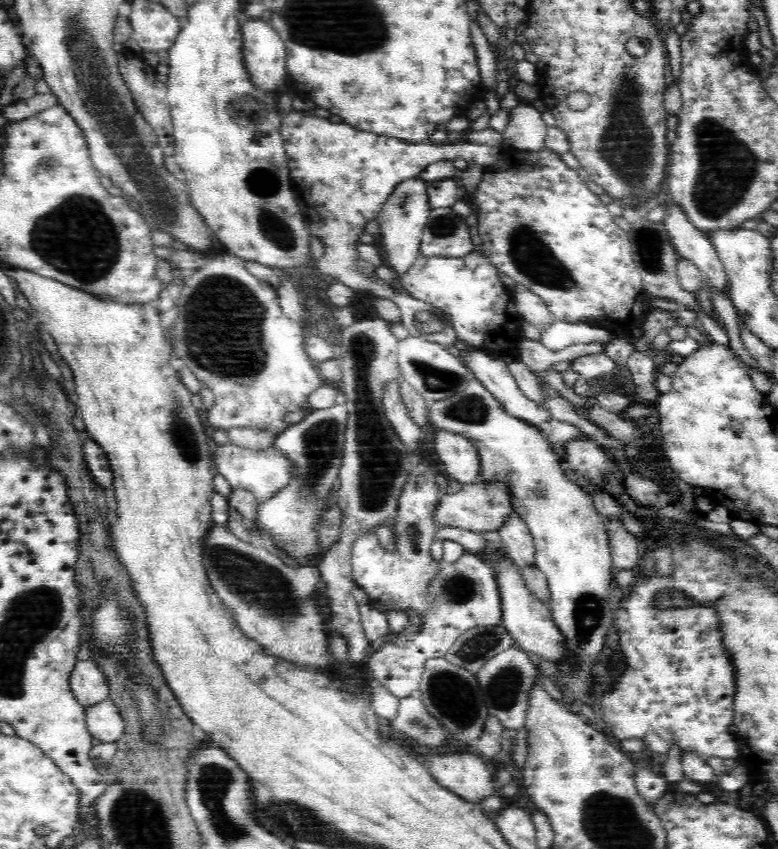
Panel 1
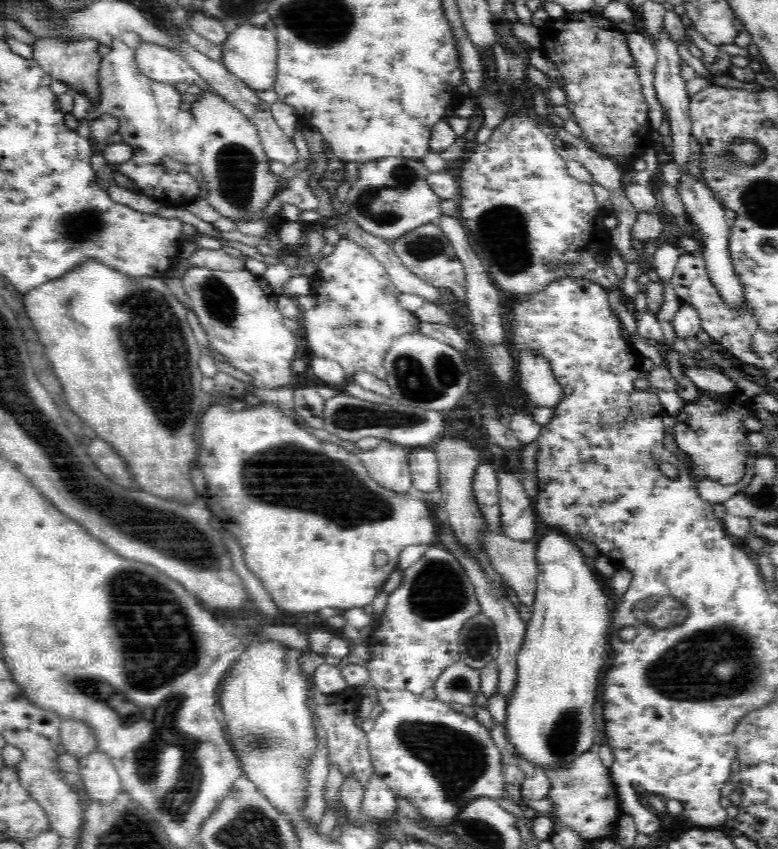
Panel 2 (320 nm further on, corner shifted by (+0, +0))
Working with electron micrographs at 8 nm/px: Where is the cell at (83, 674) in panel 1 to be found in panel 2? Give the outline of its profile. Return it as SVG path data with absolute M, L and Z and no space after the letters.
M64 720L61 722L61 746L74 758L84 758L97 748L95 734L84 722Z

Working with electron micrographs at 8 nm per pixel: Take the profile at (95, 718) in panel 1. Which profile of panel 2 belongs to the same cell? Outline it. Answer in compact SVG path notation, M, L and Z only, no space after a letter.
M96 748L92 754L79 759L78 773L84 792L90 799L111 803L119 792L121 780L107 754Z

